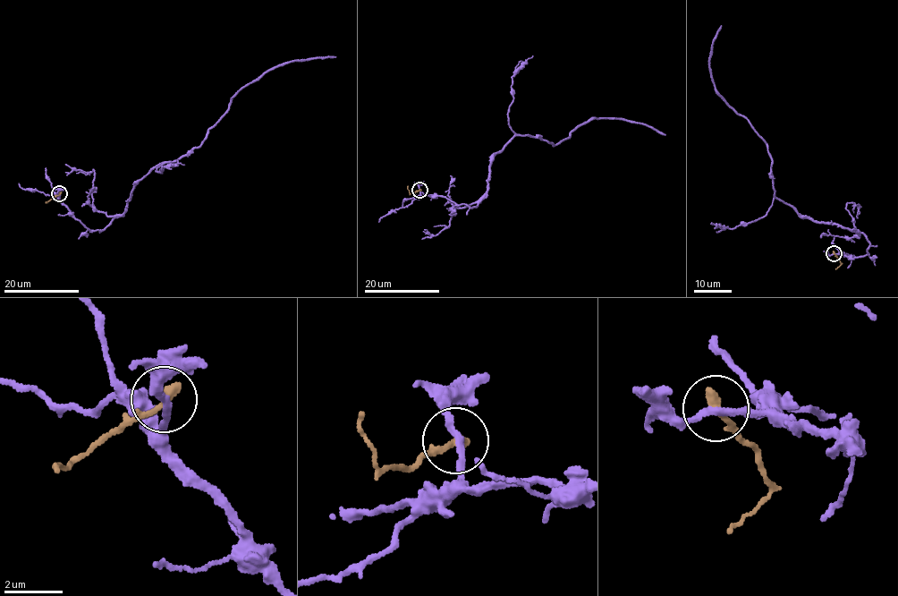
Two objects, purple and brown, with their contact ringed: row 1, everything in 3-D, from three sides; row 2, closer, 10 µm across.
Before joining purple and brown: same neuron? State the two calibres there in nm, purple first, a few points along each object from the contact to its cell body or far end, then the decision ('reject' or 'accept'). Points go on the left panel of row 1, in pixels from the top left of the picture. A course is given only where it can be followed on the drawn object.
190/340 nm | purple via (59, 194), (86, 226), (105, 229), (123, 213), (136, 182), (200, 145), (248, 84), (286, 63), (336, 56) | brown via (59, 194), (46, 202) | reject

